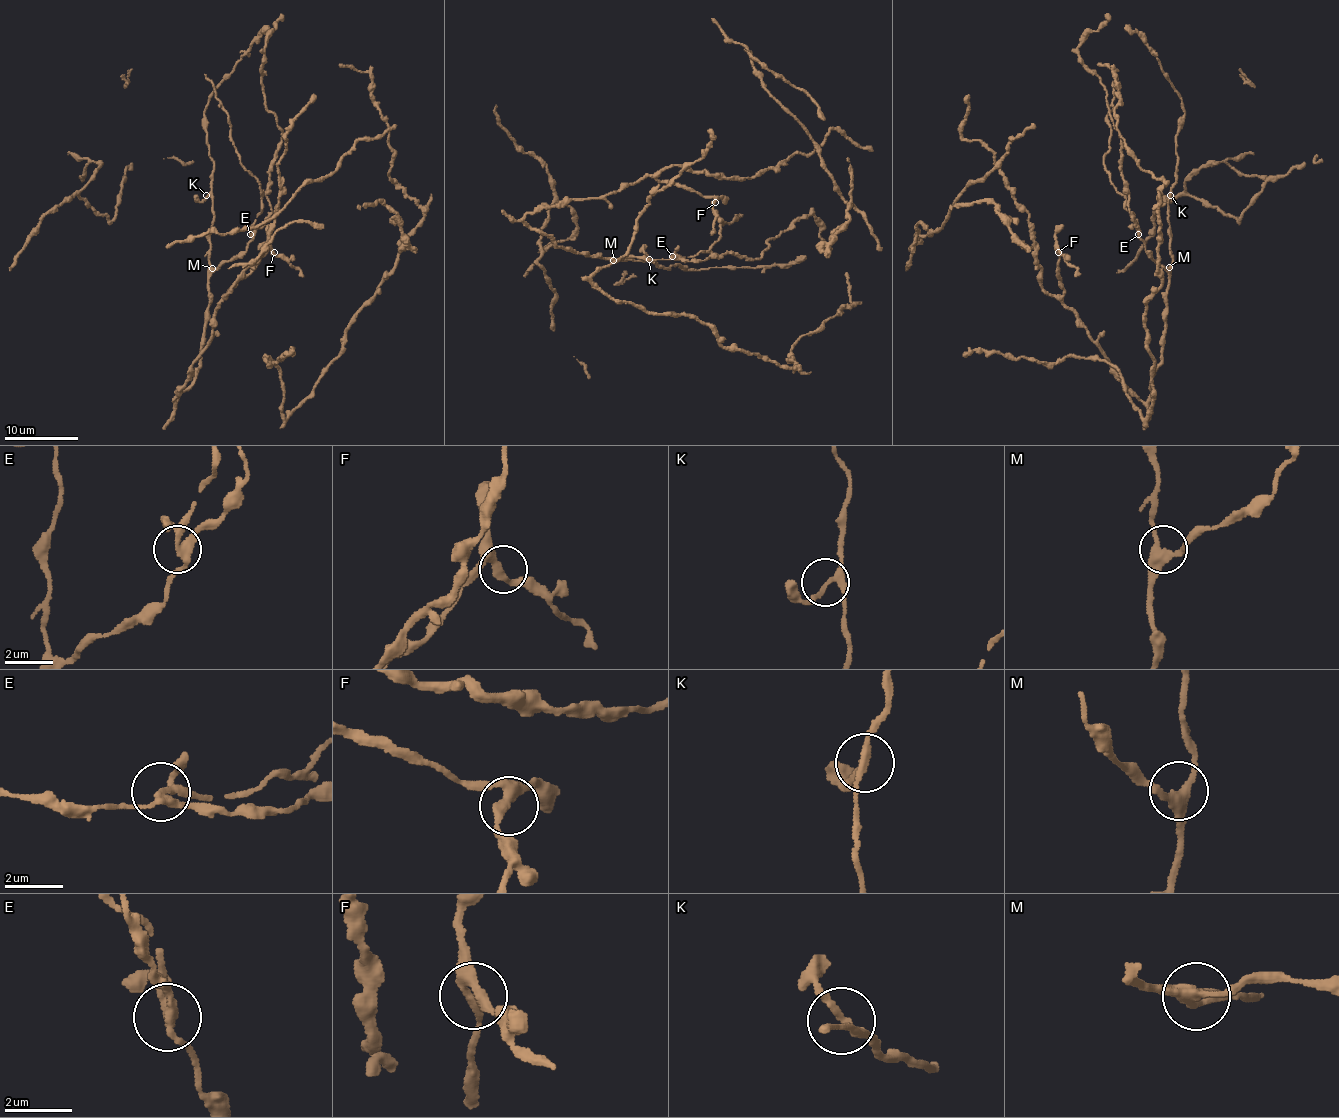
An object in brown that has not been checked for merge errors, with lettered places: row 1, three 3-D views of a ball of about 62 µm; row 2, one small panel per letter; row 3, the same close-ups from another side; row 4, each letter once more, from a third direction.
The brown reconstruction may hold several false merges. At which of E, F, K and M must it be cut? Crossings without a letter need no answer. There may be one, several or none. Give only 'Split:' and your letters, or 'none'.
Split: E

